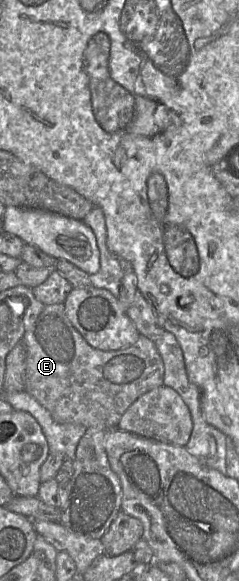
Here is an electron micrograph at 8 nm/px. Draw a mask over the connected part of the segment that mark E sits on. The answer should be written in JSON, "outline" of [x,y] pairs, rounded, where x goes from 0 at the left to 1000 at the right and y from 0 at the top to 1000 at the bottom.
{"outline":[[[268,523],[188,525],[92,582],[105,599],[105,673],[251,730],[481,738],[531,704],[598,678],[682,663],[686,628],[644,587],[586,577],[573,589],[485,604],[381,597],[280,547]]]}

